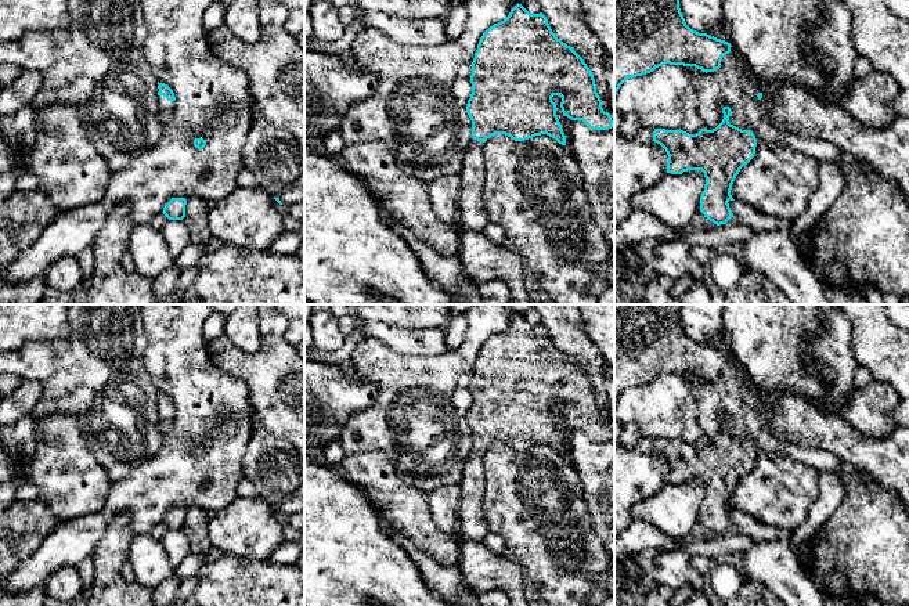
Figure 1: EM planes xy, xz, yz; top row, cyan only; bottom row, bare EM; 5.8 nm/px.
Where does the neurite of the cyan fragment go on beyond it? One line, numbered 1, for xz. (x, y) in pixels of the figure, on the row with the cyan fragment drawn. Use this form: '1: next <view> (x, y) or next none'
1: next xz (472, 215)

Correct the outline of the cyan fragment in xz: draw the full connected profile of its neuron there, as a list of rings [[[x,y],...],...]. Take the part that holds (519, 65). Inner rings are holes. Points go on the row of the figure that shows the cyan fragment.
[[[516,4],[509,15],[490,26],[479,40],[472,62],[472,94],[466,104],[472,120],[472,140],[463,156],[458,198],[457,228],[483,232],[488,213],[483,202],[486,163],[484,143],[495,134],[524,141],[547,134],[566,145],[566,136],[556,115],[553,95],[560,95],[562,112],[571,120],[582,120],[592,130],[609,130],[613,120],[602,108],[592,72],[584,59],[552,32],[547,17],[530,14]]]

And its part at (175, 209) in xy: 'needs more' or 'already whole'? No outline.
already whole

